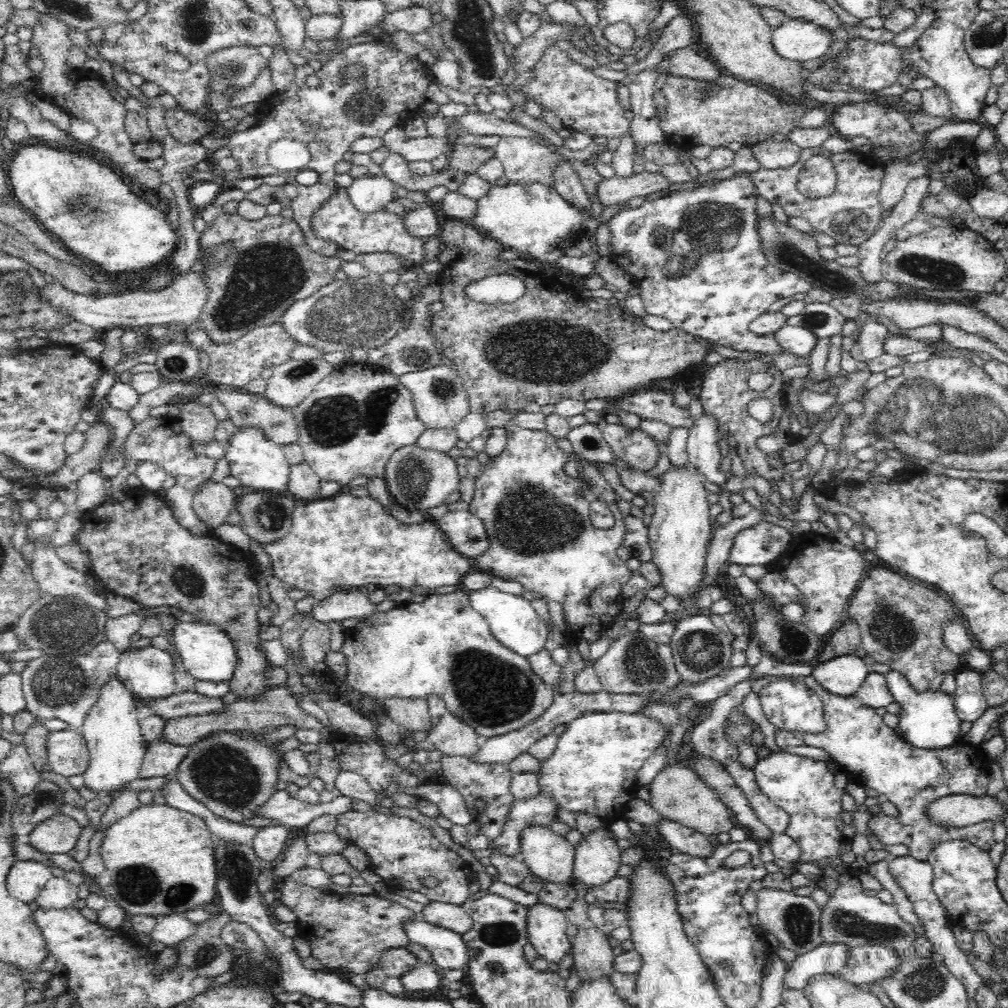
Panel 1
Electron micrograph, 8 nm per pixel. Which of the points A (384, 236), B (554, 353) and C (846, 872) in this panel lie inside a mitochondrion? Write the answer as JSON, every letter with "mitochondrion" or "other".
{"A":"other","B":"mitochondrion","C":"other"}

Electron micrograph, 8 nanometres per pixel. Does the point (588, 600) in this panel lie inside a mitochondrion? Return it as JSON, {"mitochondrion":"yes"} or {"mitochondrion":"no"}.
{"mitochondrion":"no"}

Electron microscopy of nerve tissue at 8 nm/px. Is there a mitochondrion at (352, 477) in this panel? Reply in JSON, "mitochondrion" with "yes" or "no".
{"mitochondrion":"no"}

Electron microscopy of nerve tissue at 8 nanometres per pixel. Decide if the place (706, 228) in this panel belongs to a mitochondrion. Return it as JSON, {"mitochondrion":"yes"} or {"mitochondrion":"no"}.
{"mitochondrion":"yes"}

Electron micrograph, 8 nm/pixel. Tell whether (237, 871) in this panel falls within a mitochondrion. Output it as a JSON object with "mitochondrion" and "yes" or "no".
{"mitochondrion":"yes"}

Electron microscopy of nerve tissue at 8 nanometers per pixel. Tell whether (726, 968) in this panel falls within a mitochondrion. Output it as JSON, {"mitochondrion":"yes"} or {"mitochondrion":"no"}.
{"mitochondrion":"yes"}

